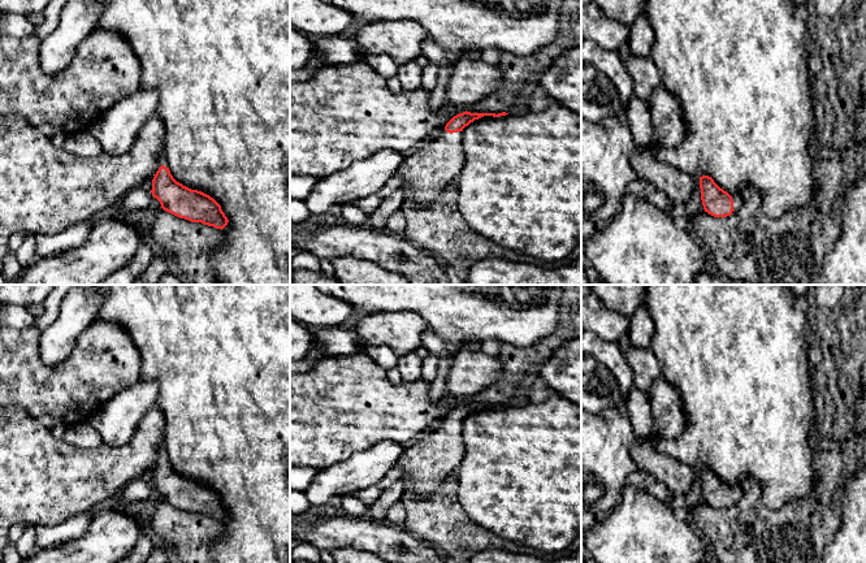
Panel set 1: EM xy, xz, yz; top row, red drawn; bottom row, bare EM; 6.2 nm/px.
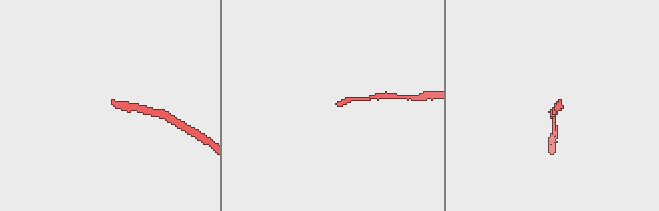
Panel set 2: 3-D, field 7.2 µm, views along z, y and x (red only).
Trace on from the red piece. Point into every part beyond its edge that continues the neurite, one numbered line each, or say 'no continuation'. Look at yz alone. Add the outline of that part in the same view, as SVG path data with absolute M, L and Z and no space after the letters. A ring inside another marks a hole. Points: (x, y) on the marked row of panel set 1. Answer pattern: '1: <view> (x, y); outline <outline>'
1: yz (740, 202); outline M745 194L731 195L735 211L745 211L748 205L748 196Z

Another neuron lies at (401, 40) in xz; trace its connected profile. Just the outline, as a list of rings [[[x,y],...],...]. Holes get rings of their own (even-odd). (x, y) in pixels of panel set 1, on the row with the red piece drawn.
[[[378,21],[364,23],[355,42],[371,55],[385,55],[398,66],[421,56],[428,33],[415,21]]]

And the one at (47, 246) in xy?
[[[87,220],[55,235],[36,235],[36,257],[51,257],[78,248],[85,243],[95,222]]]

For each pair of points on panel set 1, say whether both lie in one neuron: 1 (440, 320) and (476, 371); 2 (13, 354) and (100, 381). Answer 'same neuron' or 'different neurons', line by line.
1: different neurons
2: same neuron

